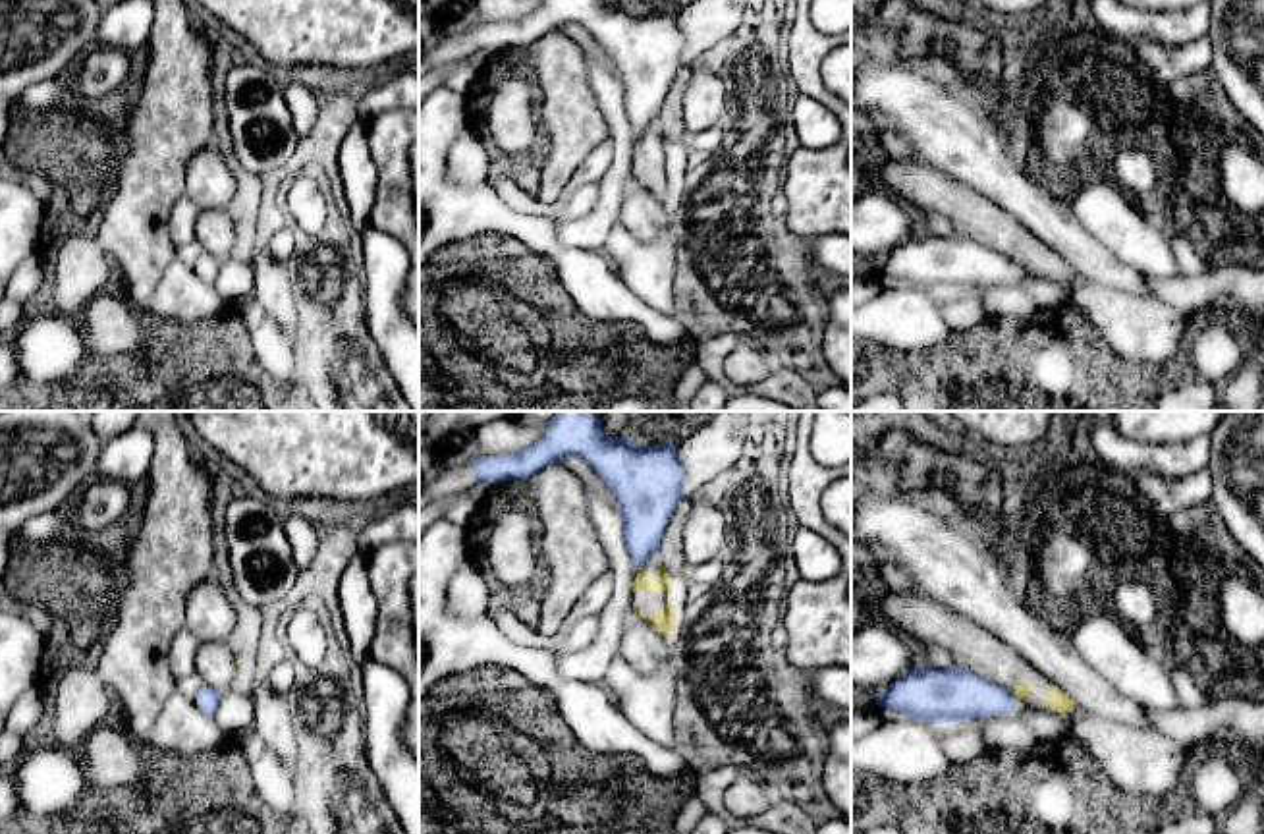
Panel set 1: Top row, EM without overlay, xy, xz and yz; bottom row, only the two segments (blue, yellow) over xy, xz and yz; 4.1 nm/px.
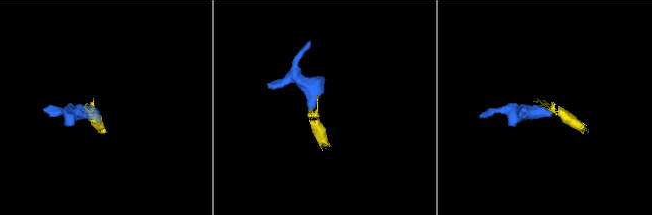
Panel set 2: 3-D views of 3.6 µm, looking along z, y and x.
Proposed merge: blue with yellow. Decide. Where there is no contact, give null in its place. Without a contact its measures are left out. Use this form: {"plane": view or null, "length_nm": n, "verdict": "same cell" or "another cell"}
{"plane": "yz", "length_nm": 70, "verdict": "another cell"}

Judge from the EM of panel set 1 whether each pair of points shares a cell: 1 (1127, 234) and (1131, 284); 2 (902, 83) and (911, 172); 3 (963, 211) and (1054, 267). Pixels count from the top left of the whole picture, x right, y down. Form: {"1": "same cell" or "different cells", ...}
{"1": "different cells", "2": "same cell", "3": "same cell"}

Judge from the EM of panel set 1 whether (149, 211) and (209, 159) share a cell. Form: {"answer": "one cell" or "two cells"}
{"answer": "two cells"}

